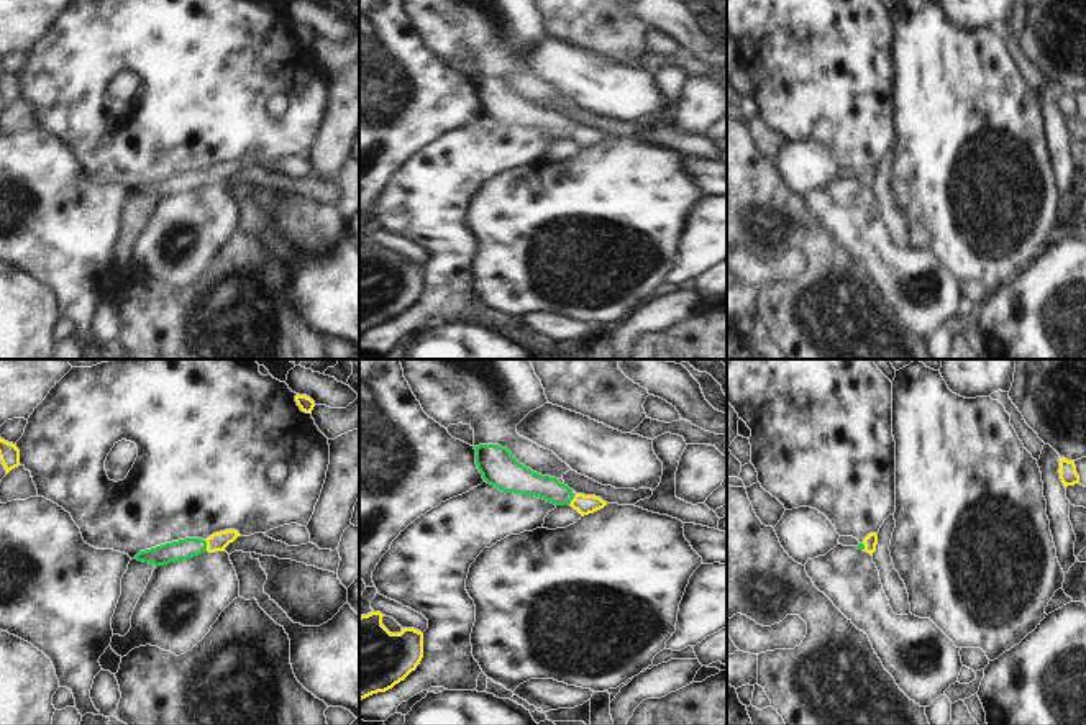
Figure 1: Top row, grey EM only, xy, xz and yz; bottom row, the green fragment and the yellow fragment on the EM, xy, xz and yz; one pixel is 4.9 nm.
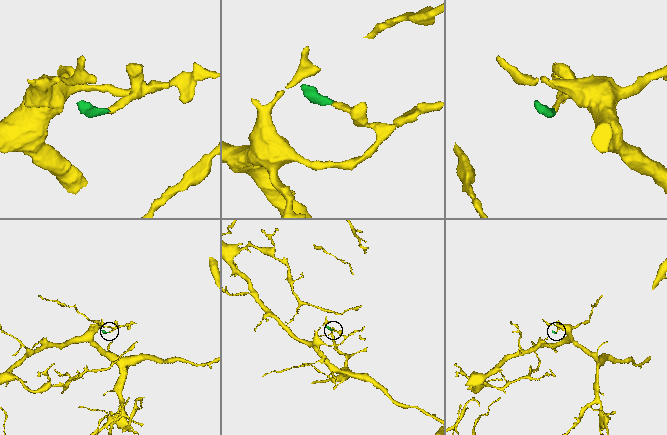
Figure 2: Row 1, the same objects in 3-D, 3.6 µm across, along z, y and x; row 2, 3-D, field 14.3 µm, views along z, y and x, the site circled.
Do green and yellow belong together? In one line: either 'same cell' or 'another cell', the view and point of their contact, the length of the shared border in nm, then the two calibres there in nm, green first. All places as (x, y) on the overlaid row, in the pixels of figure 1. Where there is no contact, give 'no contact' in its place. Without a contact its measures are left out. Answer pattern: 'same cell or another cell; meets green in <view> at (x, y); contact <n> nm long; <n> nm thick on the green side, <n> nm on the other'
same cell; meets green in xy at (205, 545); contact 60 nm long; 100 nm thick on the green side, 90 nm on the other

